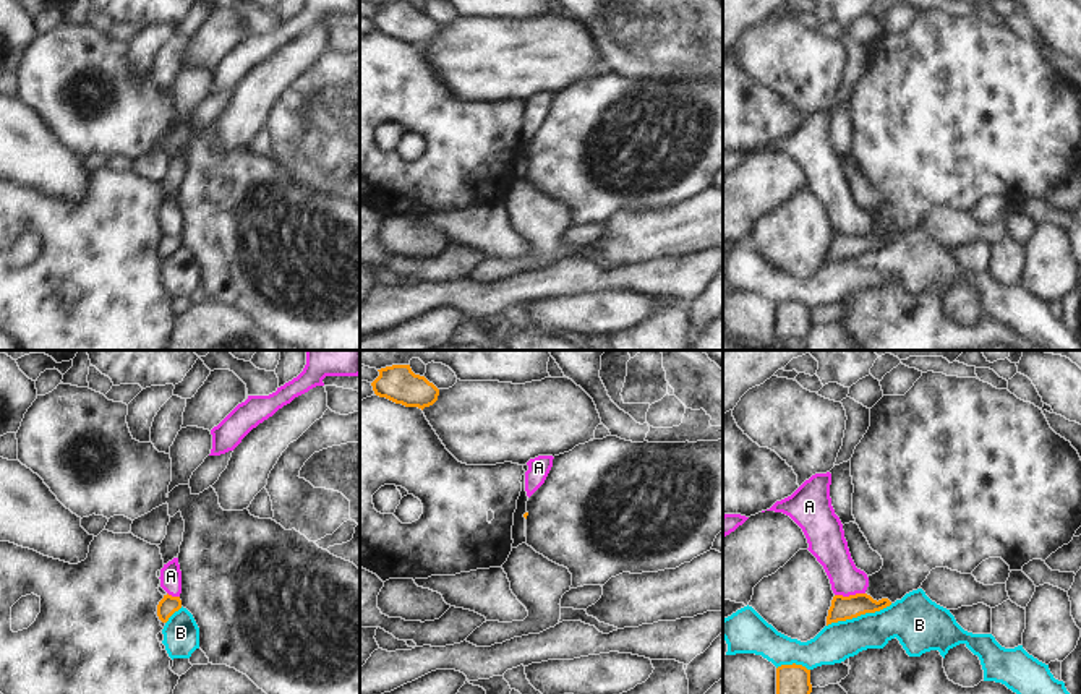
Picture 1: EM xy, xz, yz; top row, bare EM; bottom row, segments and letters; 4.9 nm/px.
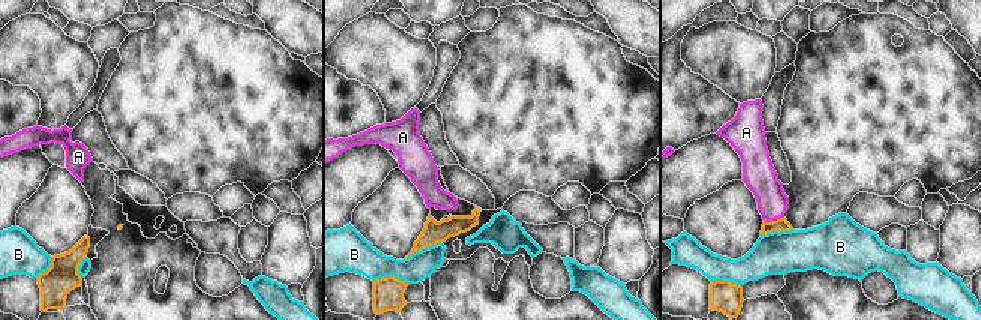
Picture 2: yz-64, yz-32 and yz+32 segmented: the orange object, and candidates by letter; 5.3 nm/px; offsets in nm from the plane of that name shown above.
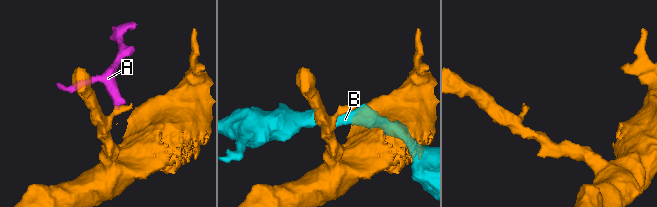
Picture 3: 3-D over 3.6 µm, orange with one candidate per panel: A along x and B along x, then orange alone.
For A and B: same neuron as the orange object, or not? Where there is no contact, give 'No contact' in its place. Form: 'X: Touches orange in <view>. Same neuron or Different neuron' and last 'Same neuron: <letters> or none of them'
A: Touches orange in yz. Different neuron
B: Touches orange in yz. Different neuron
Same neuron: none of them

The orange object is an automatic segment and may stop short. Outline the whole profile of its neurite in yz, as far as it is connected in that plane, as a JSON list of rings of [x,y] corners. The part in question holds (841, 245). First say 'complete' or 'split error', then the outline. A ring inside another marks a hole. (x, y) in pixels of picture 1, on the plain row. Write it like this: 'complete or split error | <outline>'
complete | [[[856,230],[849,233],[835,232],[828,246],[827,263],[831,259],[852,256],[865,250],[875,250],[890,242],[891,238],[888,235],[877,238],[867,230]]]

